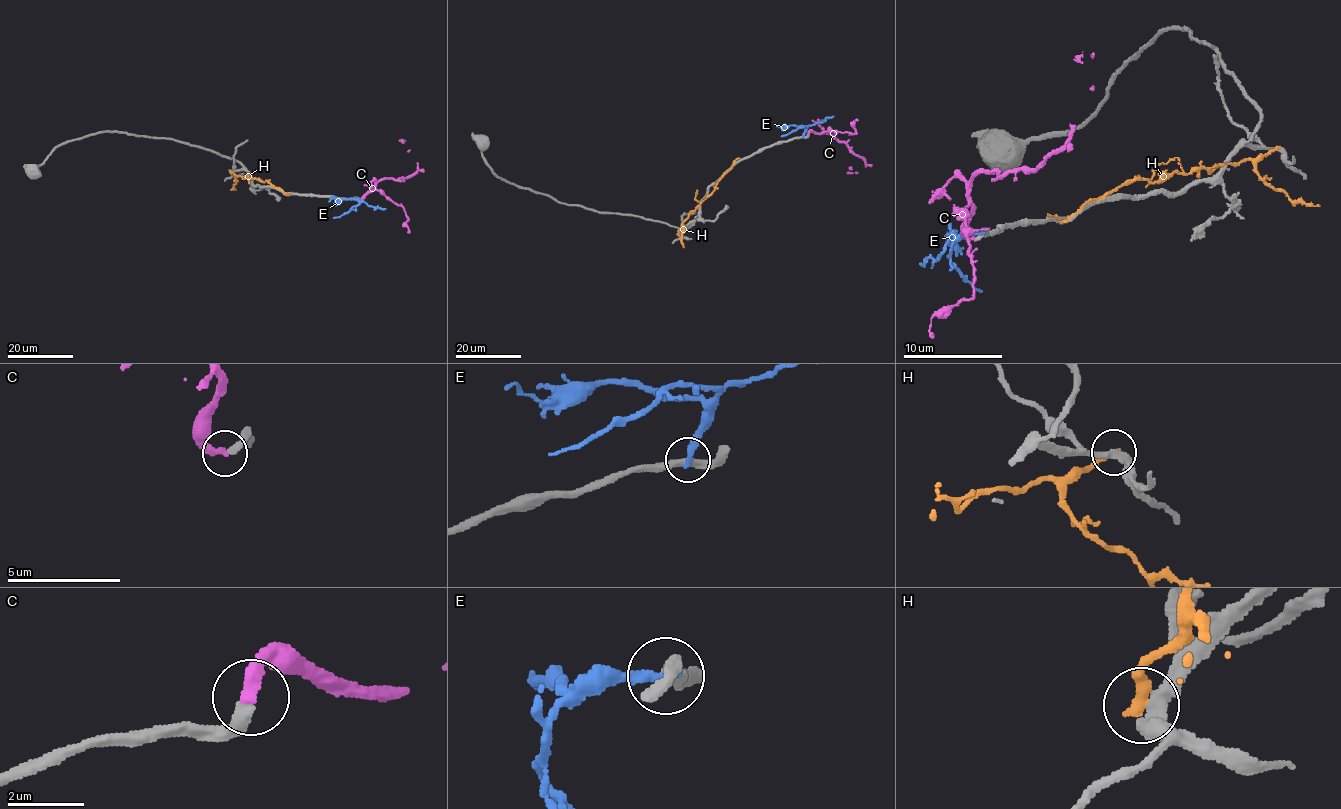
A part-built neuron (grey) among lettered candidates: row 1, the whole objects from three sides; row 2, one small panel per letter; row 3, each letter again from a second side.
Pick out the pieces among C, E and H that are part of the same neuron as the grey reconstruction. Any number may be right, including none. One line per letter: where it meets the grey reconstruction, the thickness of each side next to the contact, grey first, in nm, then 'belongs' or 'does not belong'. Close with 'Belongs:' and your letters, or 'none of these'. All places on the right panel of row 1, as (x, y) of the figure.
C: (974, 239) | 320/360 nm | belongs
E: (982, 233) | 320/280 nm | does not belong
H: (1277, 147) | 360/340 nm | does not belong
Belongs: C

